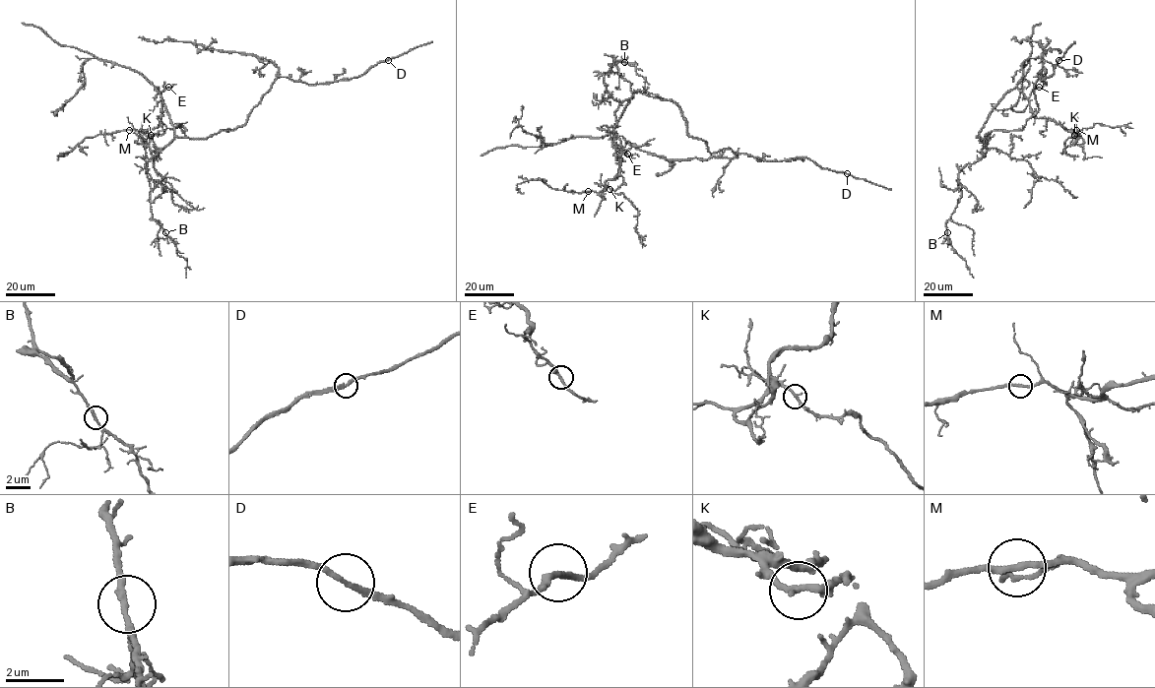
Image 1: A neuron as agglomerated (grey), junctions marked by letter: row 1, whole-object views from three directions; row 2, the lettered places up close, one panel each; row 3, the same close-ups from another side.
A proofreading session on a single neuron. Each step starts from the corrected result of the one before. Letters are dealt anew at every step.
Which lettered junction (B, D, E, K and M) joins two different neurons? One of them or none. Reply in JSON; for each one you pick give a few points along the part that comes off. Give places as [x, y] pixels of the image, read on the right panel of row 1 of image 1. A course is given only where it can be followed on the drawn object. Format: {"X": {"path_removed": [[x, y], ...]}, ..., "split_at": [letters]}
{"split_at": []}

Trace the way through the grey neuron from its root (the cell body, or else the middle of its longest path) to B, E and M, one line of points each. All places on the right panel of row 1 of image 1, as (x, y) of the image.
B: (985, 137), (977, 137), (984, 141), (986, 154), (958, 173), (962, 197), (946, 222), (947, 232)
E: (985, 137), (977, 136), (989, 113), (1007, 93), (1017, 88), (1028, 97), (1039, 87)
M: (985, 137), (977, 136), (989, 113), (1015, 88), (1028, 99), (1034, 116), (1053, 119), (1067, 132), (1076, 130)

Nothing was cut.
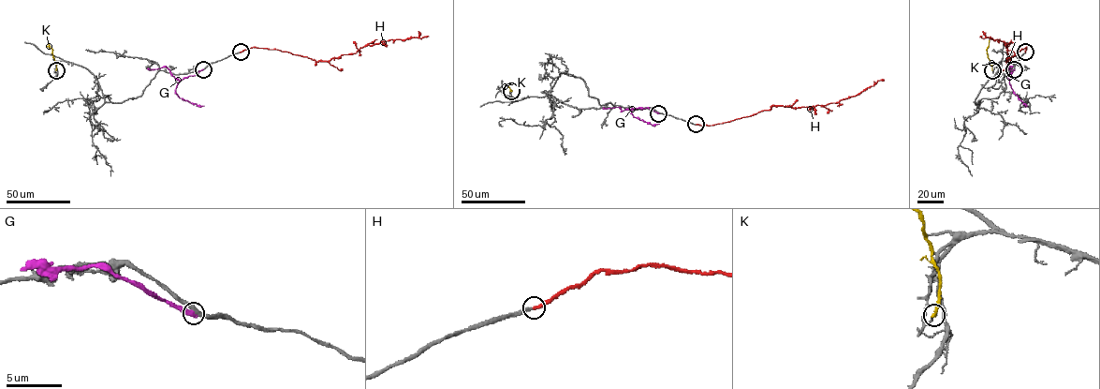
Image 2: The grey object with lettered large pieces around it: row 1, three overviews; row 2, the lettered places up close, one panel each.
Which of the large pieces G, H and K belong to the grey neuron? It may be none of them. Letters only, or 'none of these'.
H

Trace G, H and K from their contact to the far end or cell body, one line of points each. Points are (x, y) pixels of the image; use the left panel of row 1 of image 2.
G: (203, 69), (181, 80), (175, 93), (185, 100), (203, 106)
H: (241, 52), (253, 47), (276, 49), (315, 62), (329, 61), (342, 54), (355, 53), (367, 45), (428, 36)
K: (56, 70), (52, 50), (46, 37)

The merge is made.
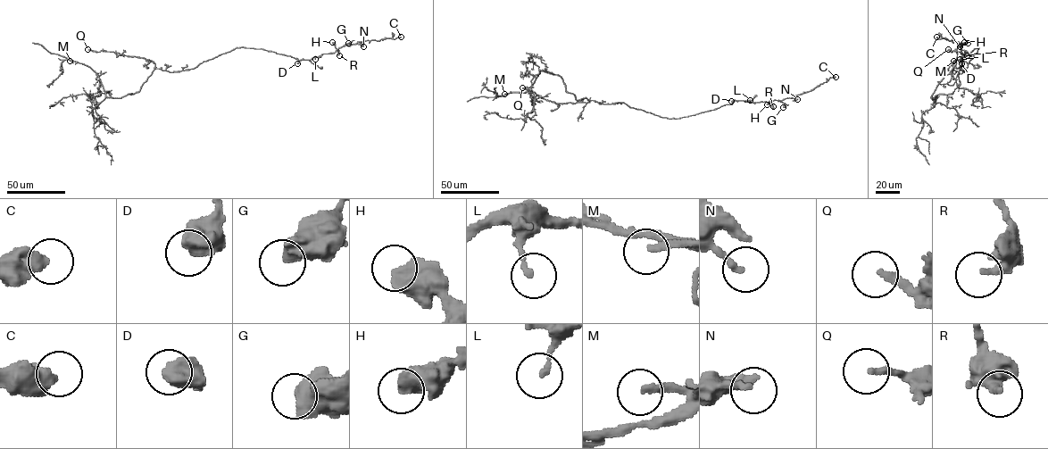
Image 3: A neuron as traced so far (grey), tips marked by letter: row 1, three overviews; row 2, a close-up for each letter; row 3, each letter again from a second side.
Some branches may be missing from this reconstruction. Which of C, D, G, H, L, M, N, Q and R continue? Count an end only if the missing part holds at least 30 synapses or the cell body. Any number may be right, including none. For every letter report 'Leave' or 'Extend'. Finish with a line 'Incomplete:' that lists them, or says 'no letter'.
C: Leave
D: Leave
G: Leave
H: Leave
L: Leave
M: Extend
N: Leave
Q: Extend
R: Leave
Incomplete: M, Q

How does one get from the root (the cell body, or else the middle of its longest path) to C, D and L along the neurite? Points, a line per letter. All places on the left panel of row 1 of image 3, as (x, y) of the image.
C: (190, 69), (237, 47), (262, 49), (298, 61), (334, 53), (339, 47), (360, 41), (401, 37)
D: (190, 69), (241, 47), (290, 55), (298, 60), (297, 63)
L: (190, 69), (241, 47), (262, 49), (298, 61), (315, 59)

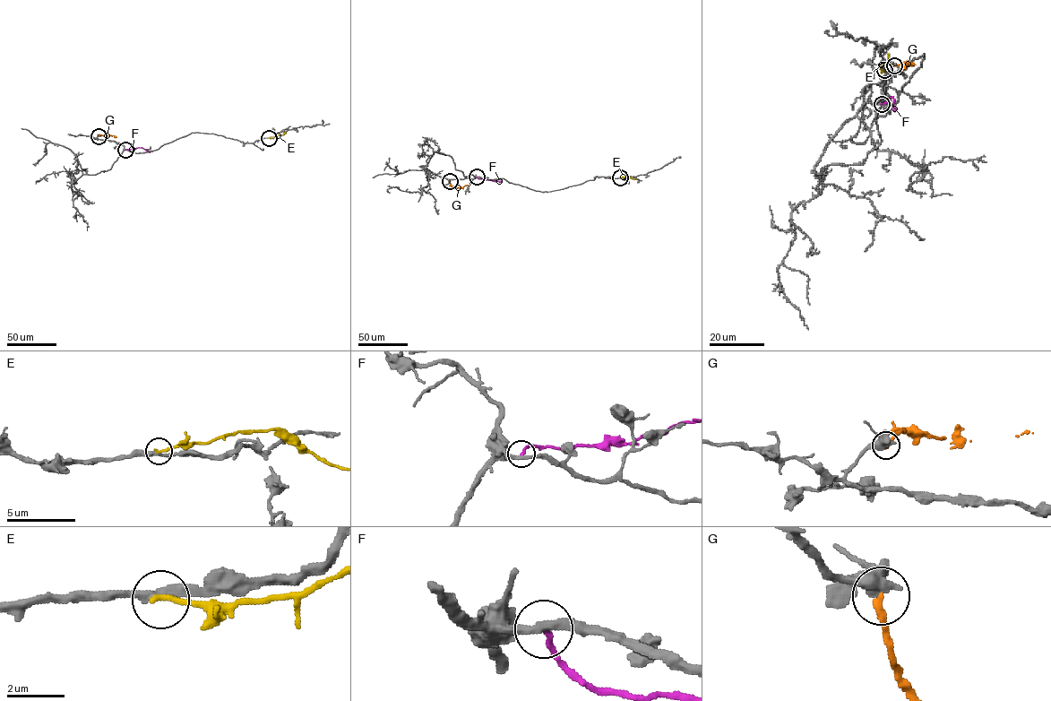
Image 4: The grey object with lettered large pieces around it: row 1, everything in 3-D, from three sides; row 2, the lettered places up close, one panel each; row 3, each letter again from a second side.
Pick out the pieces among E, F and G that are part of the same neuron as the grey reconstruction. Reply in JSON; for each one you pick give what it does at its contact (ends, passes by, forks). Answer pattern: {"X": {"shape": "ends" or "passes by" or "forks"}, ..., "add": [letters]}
{"G": {"shape": "ends"}, "add": ["G"]}

